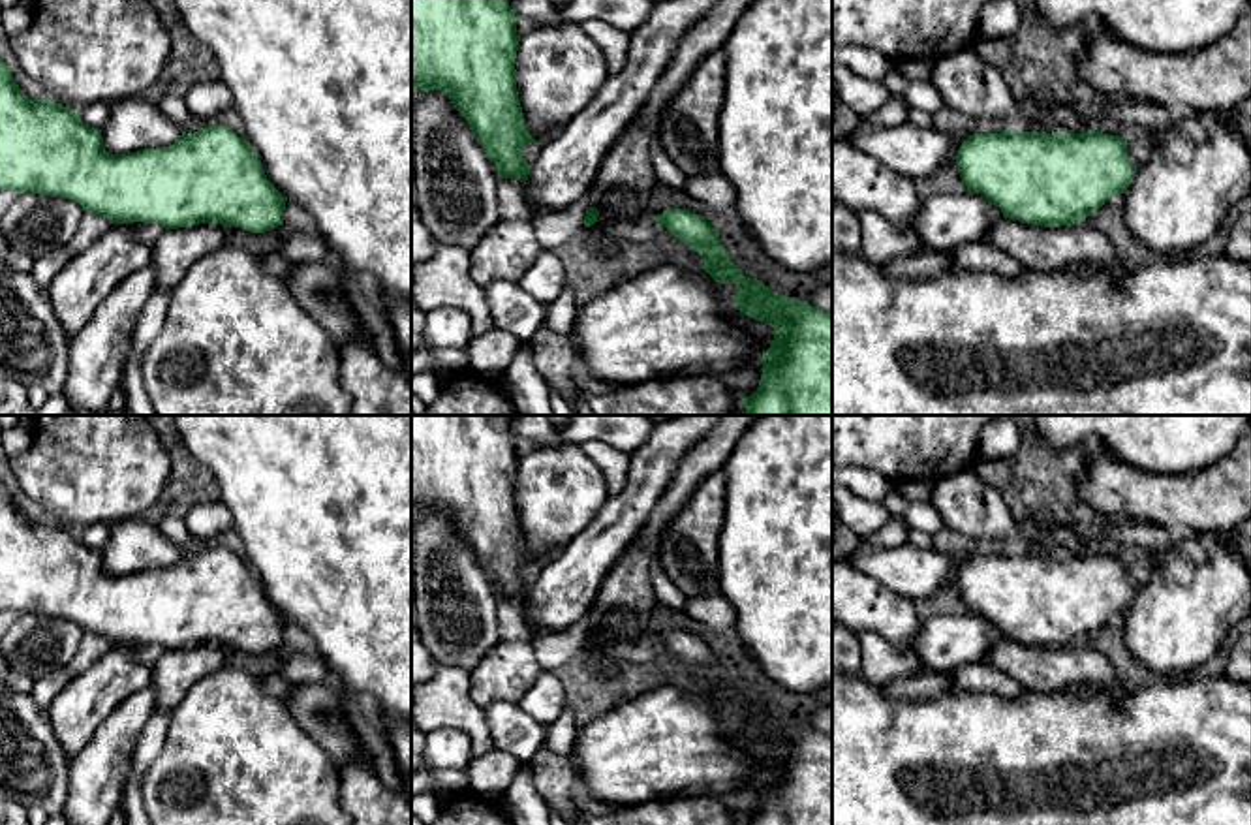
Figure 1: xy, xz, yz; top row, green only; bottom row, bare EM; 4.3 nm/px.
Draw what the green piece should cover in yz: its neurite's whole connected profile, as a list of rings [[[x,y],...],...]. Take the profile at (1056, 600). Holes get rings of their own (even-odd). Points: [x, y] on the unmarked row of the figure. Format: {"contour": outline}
{"contour": [[[1097,549],[1084,554],[975,554],[956,575],[967,613],[981,615],[1005,639],[1061,648],[1084,643],[1135,599],[1127,562]]]}

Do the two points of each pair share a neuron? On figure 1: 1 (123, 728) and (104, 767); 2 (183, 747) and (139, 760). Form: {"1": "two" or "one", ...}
{"1": "one", "2": "two"}

